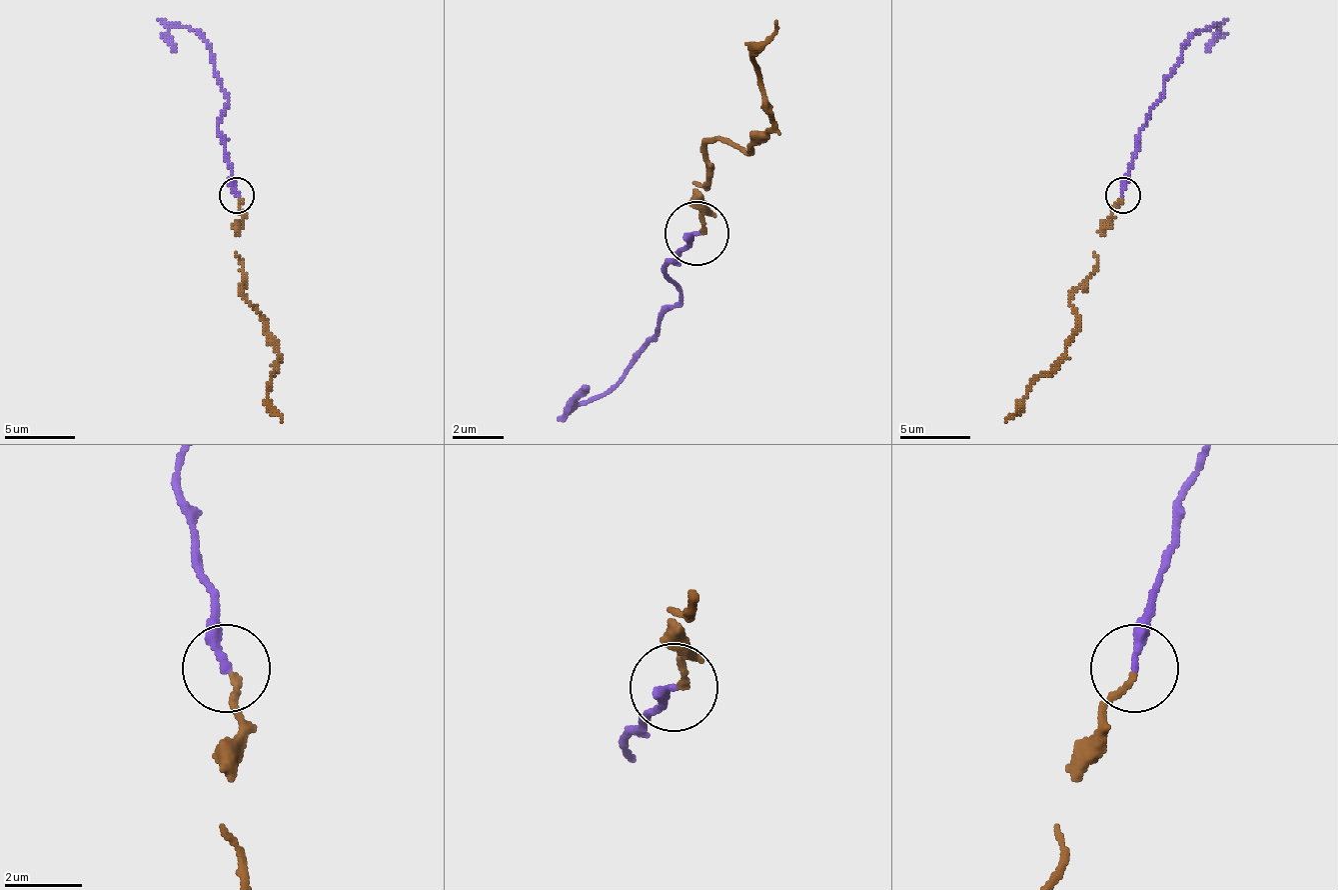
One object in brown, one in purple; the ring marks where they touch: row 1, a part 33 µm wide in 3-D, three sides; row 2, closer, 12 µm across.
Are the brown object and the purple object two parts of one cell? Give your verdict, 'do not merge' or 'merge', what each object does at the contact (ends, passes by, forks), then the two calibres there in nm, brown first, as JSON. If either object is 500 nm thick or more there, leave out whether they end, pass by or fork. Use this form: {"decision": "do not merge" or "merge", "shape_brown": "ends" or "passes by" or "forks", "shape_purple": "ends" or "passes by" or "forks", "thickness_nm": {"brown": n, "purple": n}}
{"decision": "merge", "shape_brown": "ends", "shape_purple": "ends", "thickness_nm": {"brown": 150, "purple": 220}}

